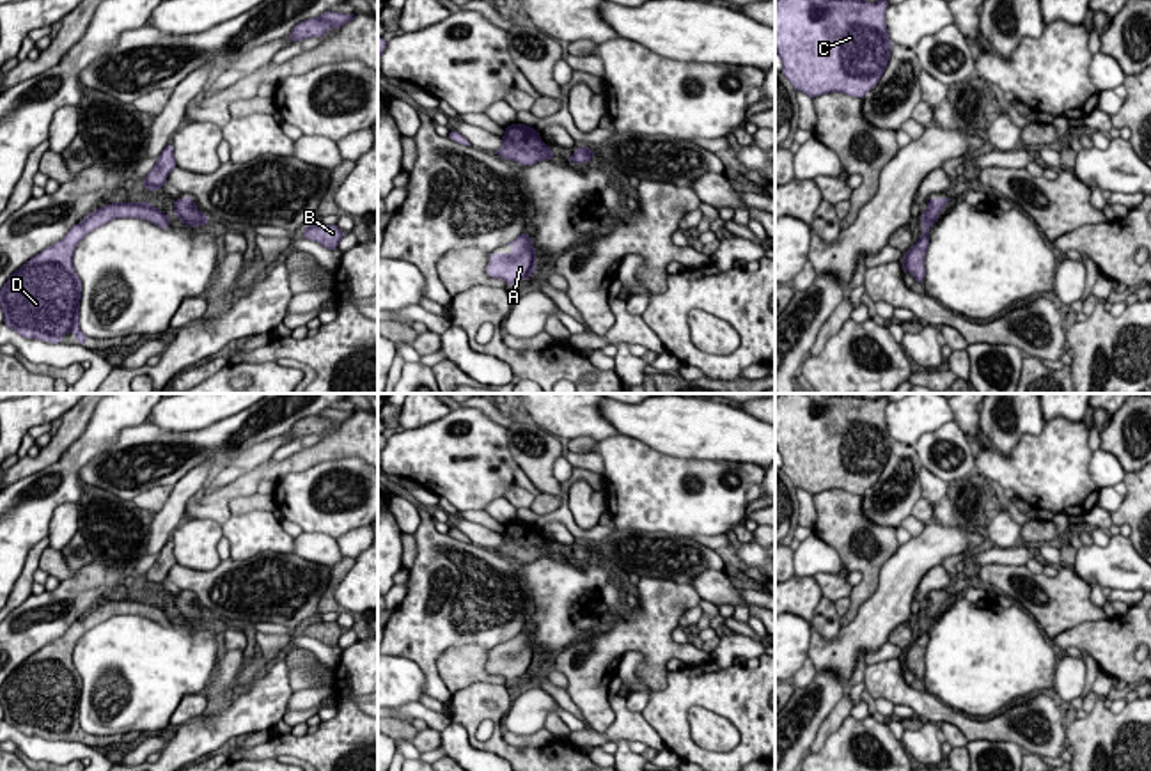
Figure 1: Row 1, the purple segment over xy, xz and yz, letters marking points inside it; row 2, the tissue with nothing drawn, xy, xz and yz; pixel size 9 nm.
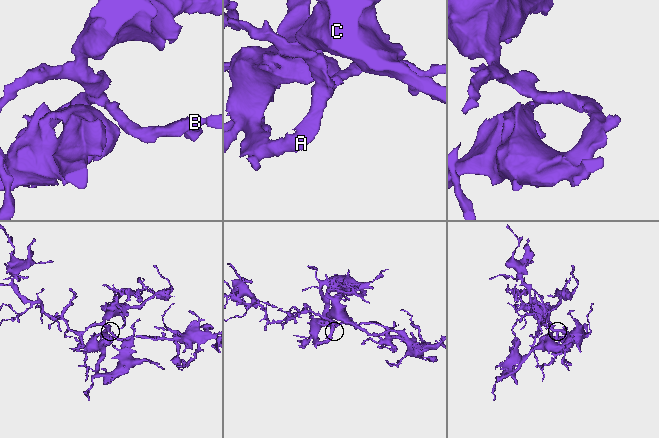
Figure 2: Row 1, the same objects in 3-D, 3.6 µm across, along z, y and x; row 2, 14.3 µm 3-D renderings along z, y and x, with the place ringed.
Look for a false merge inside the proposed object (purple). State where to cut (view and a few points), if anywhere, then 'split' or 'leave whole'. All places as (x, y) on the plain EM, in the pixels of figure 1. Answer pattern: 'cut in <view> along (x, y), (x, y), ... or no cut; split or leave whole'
no cut; leave whole

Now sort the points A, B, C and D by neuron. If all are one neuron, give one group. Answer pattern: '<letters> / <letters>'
A B C D

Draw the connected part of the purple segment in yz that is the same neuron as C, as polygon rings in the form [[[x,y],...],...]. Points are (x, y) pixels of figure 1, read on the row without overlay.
[[[775,395],[775,448],[784,473],[809,495],[837,487],[862,496],[890,457],[889,402],[887,395]]]

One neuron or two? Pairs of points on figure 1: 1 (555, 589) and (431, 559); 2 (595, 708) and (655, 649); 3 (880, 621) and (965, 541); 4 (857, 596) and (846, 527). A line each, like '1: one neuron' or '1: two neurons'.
1: two neurons
2: one neuron
3: one neuron
4: one neuron

